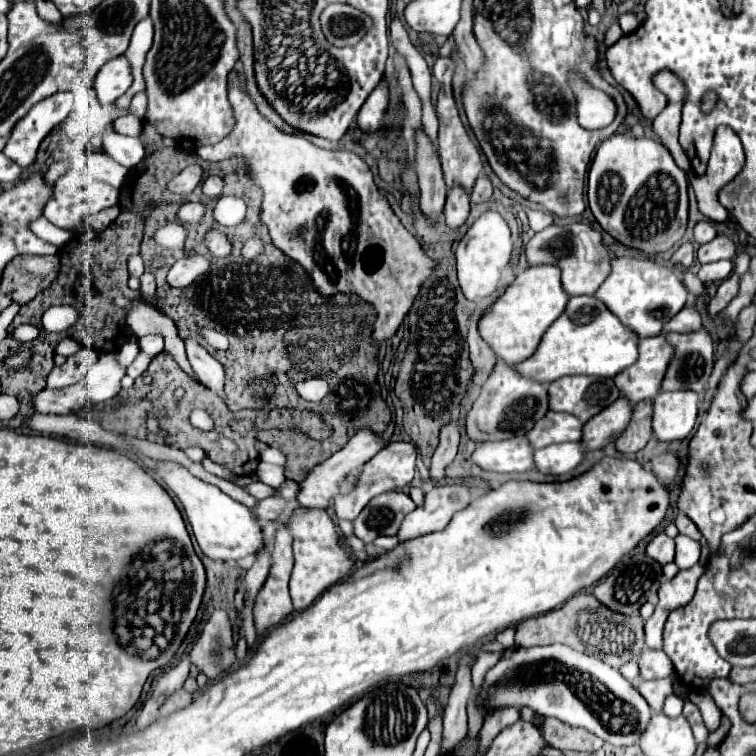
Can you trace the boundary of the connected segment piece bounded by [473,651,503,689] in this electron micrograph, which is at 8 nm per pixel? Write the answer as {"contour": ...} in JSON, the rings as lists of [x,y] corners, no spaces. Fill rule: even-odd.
{"contour":[[[493,651],[493,653],[479,653],[477,661],[473,663],[473,687],[477,689],[483,681],[483,675],[501,659],[501,651]]]}

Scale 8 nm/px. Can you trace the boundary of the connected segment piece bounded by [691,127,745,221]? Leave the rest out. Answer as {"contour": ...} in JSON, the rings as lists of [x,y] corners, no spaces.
{"contour":[[[719,127],[715,133],[715,143],[713,143],[707,173],[691,177],[691,185],[693,185],[697,201],[699,201],[699,211],[705,217],[709,217],[711,221],[727,221],[729,211],[719,203],[719,189],[723,189],[727,183],[731,183],[739,175],[743,165],[745,165],[745,153],[743,153],[743,145],[741,145],[737,133],[729,127]]]}

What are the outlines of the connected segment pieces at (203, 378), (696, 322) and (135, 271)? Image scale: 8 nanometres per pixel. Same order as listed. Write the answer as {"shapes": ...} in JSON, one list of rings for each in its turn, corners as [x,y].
{"shapes":[[[[187,339],[185,347],[187,347],[187,359],[189,359],[195,375],[199,377],[199,381],[205,387],[209,387],[213,393],[223,395],[223,385],[225,385],[223,365],[217,359],[213,359],[195,339]]],[[[693,305],[693,307],[685,307],[685,309],[681,309],[681,311],[673,317],[673,321],[669,321],[669,323],[665,325],[665,331],[663,331],[663,333],[667,333],[667,331],[691,333],[691,331],[701,329],[701,325],[703,325],[701,311]]],[[[137,253],[137,255],[131,255],[131,257],[129,257],[129,263],[127,263],[127,267],[129,267],[129,273],[131,273],[131,275],[135,275],[135,277],[141,277],[141,275],[143,275],[143,271],[145,271],[145,263],[143,263],[143,257],[141,257],[141,253]]]]}

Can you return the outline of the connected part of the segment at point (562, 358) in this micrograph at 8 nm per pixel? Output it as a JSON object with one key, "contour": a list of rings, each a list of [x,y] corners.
{"contour":[[[587,295],[571,297],[565,313],[547,329],[533,357],[519,363],[515,369],[539,383],[551,383],[565,375],[615,377],[637,361],[637,341],[637,333],[627,325],[621,325],[617,315],[609,313],[603,301]]]}

